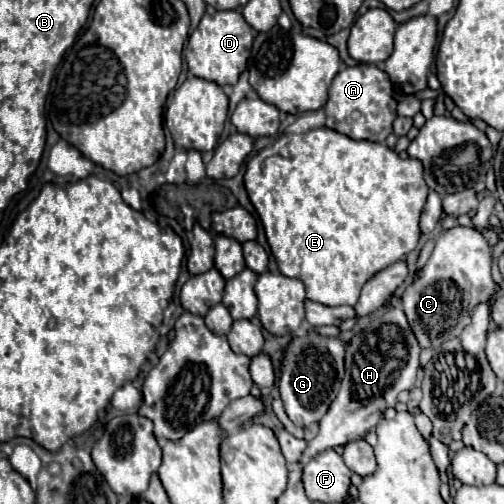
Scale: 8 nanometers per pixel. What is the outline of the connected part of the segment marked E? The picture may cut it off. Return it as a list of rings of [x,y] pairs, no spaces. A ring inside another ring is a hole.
[[[327,127],[303,135],[283,135],[273,149],[251,157],[245,189],[263,223],[279,271],[303,281],[307,299],[323,305],[355,305],[365,281],[415,249],[421,235],[419,215],[429,193],[421,161],[401,159],[383,143],[353,141]]]

